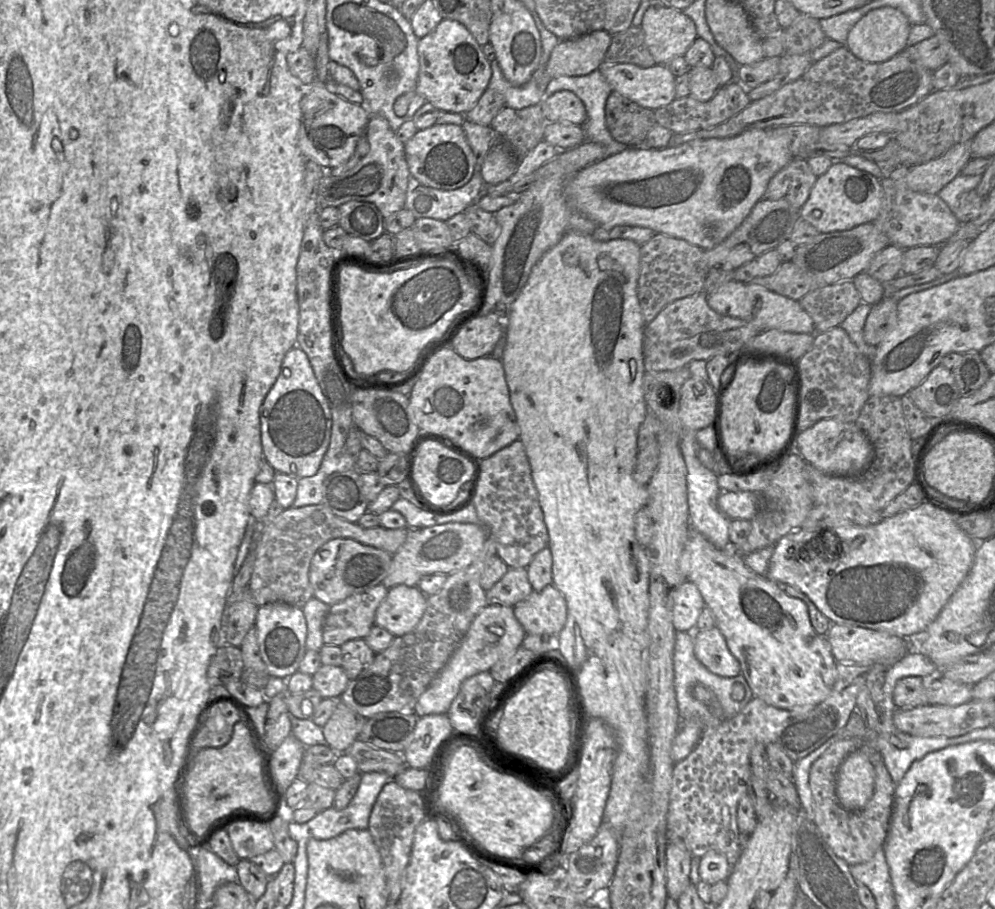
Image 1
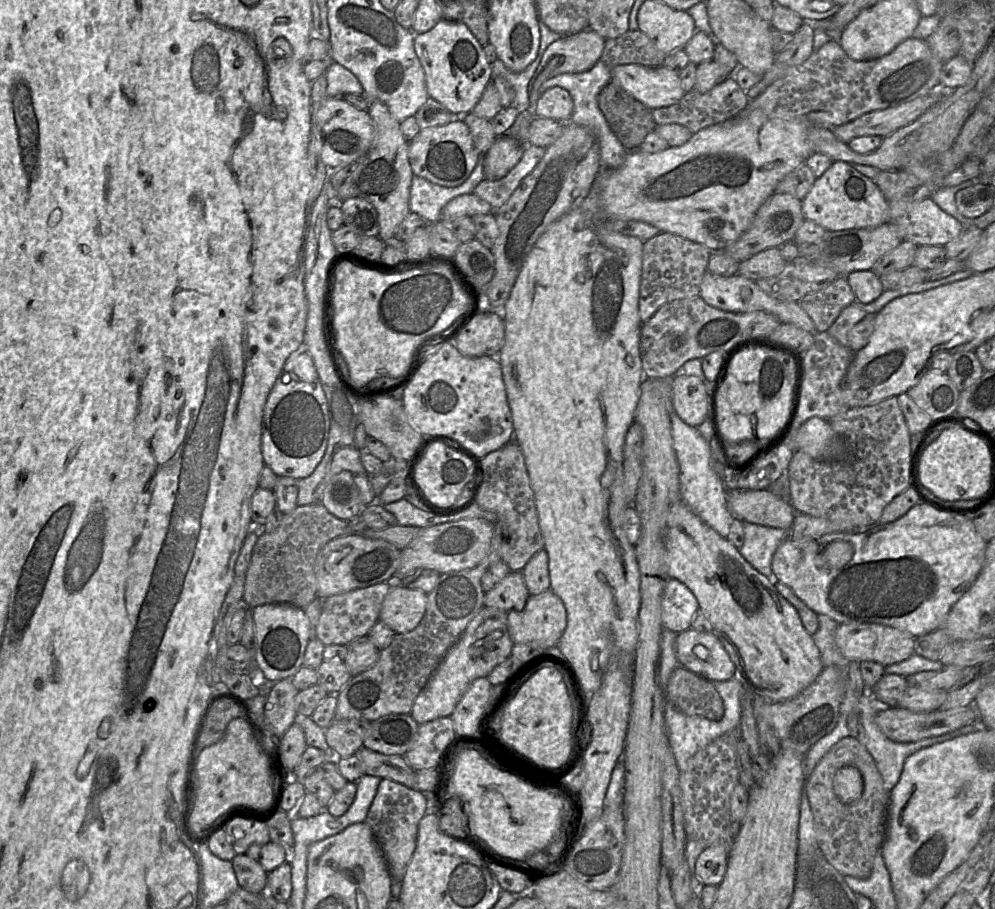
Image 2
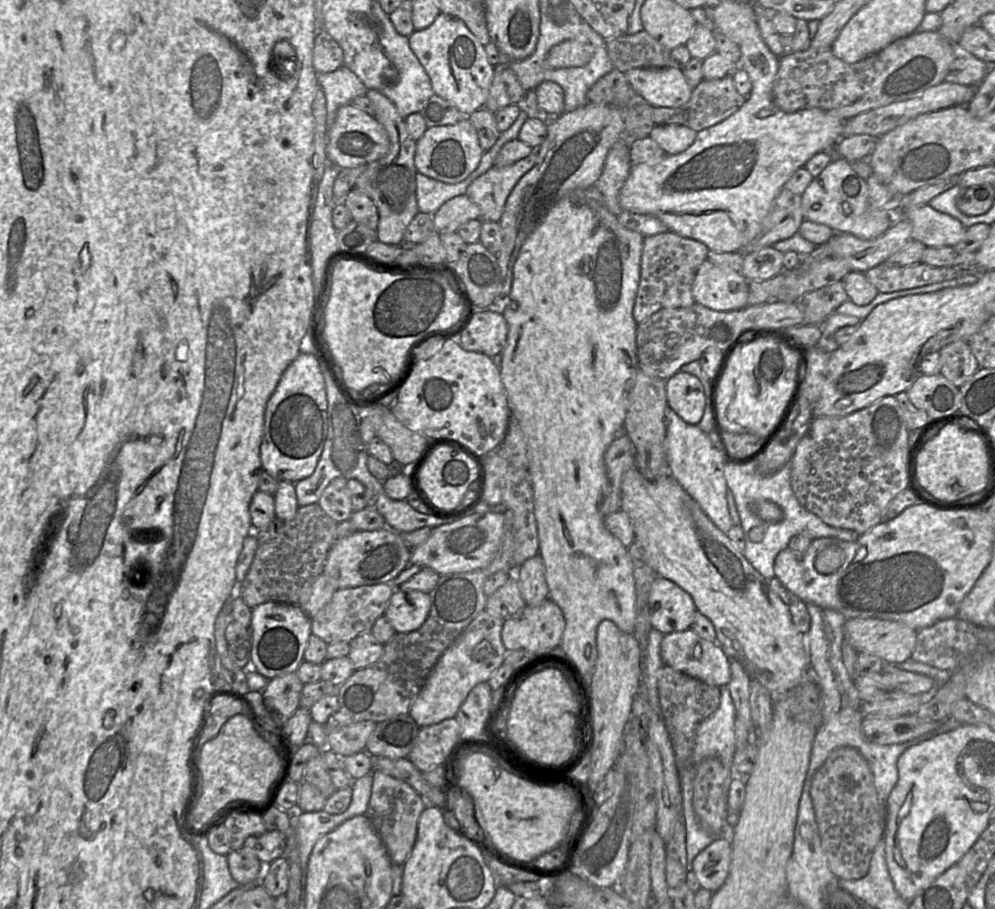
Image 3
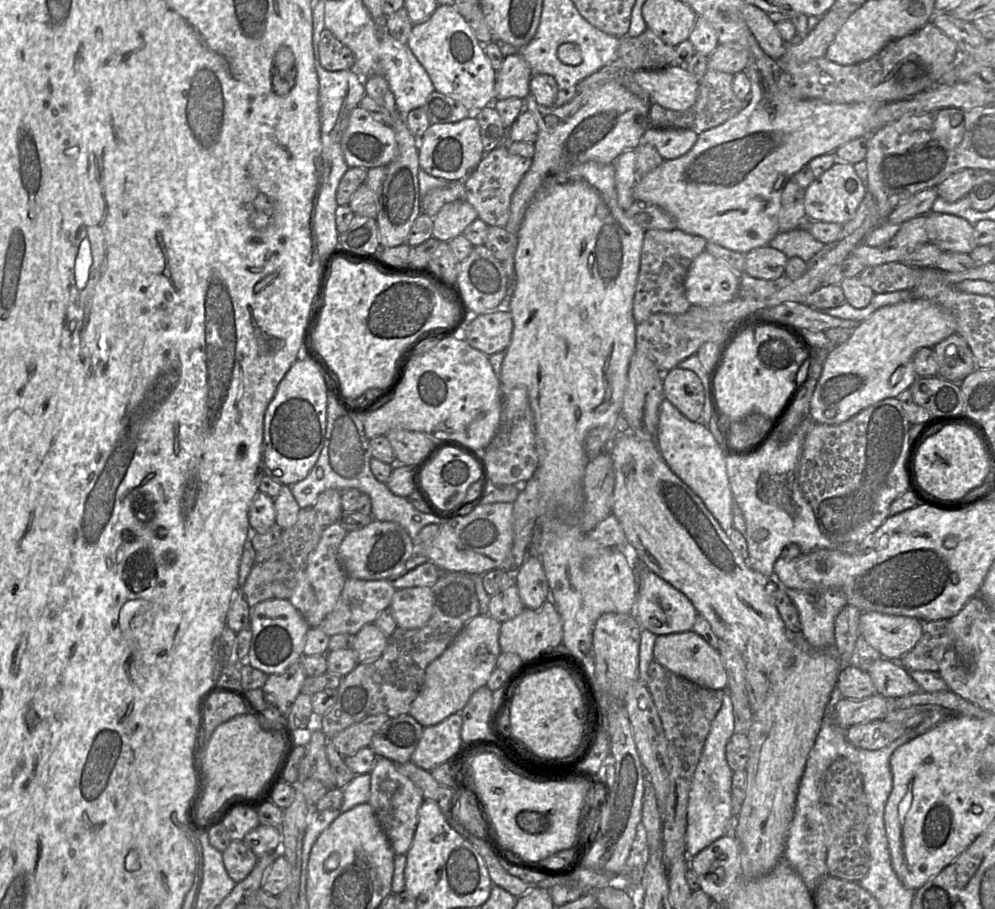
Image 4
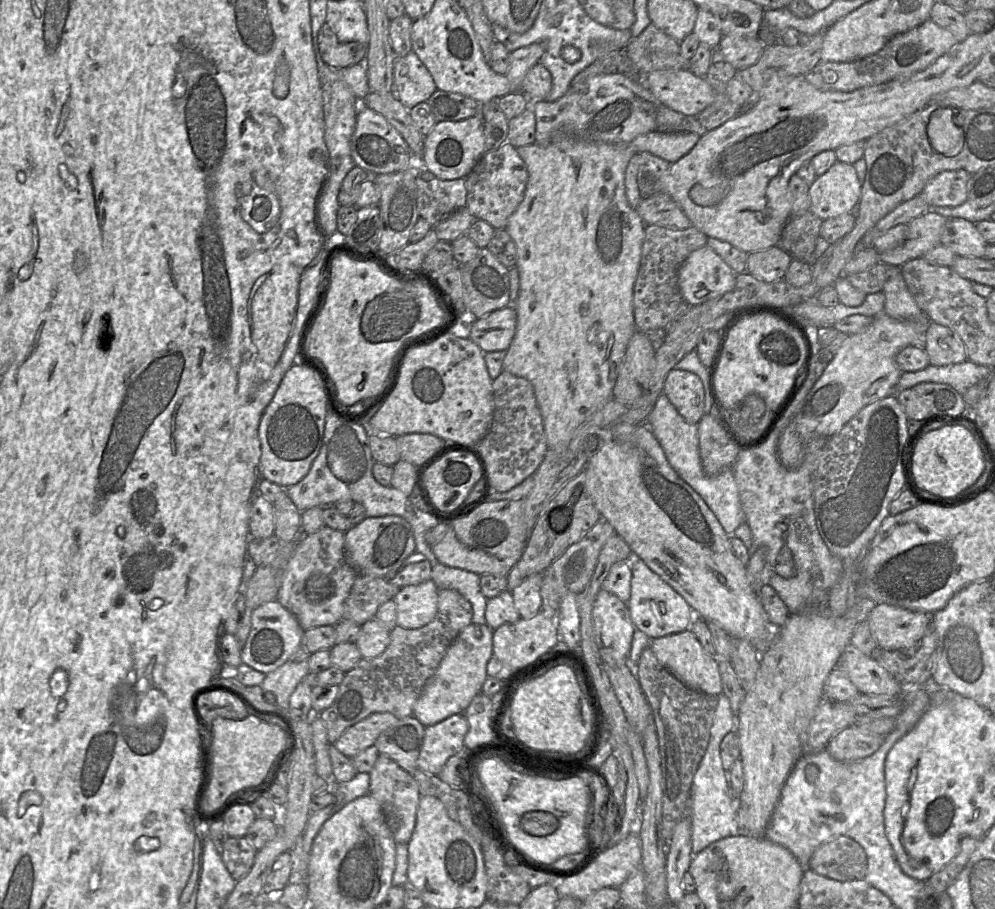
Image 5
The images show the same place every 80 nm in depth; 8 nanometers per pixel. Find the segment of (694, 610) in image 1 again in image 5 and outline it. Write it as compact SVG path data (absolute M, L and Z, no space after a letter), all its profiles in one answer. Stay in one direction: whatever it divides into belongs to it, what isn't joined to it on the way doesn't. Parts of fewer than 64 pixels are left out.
M640 558L631 560L632 580L631 596L627 603L631 620L636 629L644 632L651 640L688 630L696 618L687 601L660 576L653 572Z

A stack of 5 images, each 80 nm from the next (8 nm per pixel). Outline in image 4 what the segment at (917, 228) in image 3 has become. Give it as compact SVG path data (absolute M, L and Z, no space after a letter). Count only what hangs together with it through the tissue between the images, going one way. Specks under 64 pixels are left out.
M932 211L926 215L929 243L936 245L942 251L965 254L969 254L977 247L974 225L964 218Z

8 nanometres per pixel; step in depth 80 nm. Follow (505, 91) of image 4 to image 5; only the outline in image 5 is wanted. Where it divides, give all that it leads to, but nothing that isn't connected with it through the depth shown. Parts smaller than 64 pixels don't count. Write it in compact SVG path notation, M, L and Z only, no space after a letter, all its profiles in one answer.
M533 43L531 45L510 52L509 68L505 76L513 86L513 92L522 89L522 81L526 73L540 61L545 52L545 44Z

